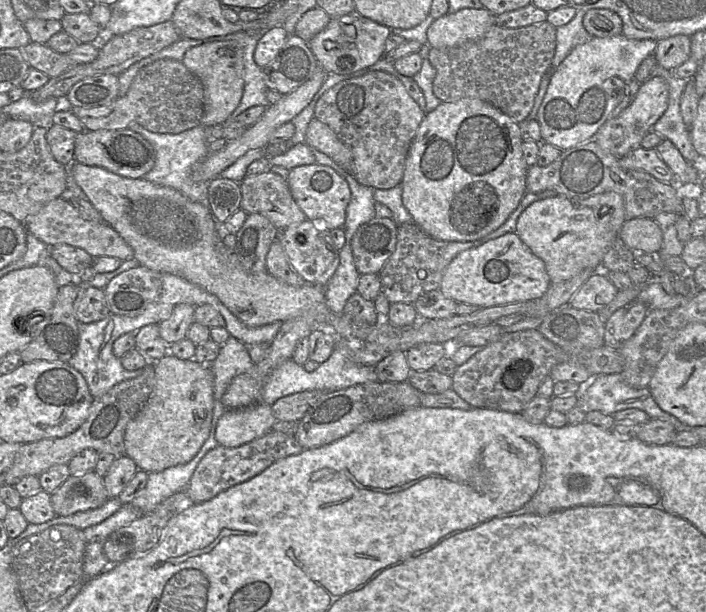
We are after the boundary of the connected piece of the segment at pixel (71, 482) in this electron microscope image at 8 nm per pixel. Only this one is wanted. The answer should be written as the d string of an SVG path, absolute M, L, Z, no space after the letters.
M94 470L70 475L51 494L51 503L56 516L71 516L77 512L96 509L109 500L104 479Z

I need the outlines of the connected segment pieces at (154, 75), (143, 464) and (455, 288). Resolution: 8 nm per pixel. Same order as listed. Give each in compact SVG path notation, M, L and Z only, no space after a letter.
M157 60L139 70L128 92L108 105L96 108L71 108L87 131L118 130L131 122L159 134L179 134L201 125L204 113L204 88L200 79L181 61Z
M167 353L155 362L155 384L147 402L126 427L125 455L147 473L188 463L209 437L213 408L214 377L208 365Z
M509 232L459 253L446 267L440 290L457 303L488 308L540 298L550 284L543 260L533 254L515 232Z

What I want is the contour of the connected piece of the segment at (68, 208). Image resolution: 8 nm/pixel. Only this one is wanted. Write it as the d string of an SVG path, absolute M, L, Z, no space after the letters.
M62 197L47 203L37 214L30 216L25 225L27 232L48 247L58 244L71 245L86 251L94 259L101 256L115 257L122 261L133 259L133 249L107 223L85 220L79 212Z

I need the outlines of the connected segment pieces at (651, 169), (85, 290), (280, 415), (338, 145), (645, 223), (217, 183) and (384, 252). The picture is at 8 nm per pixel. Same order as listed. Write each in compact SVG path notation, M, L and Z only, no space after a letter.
M637 147L626 156L619 159L619 164L626 170L645 171L664 183L677 182L674 173L660 158L655 149Z
M80 286L80 287L82 289L74 302L75 316L80 323L96 322L108 317L111 314L103 289L91 286Z
M308 390L282 397L271 406L273 415L278 421L299 422L308 409L327 393L329 392Z
M313 118L308 125L305 142L311 149L320 151L331 158L335 163L341 166L345 171L352 170L353 156L350 148L344 144L338 136L324 123Z
M634 218L624 222L619 241L633 252L657 254L663 243L663 234L654 219Z
M220 176L208 183L207 206L219 224L240 209L241 198L240 183Z
M374 217L361 225L351 242L360 275L379 274L396 249L398 225L392 218Z

